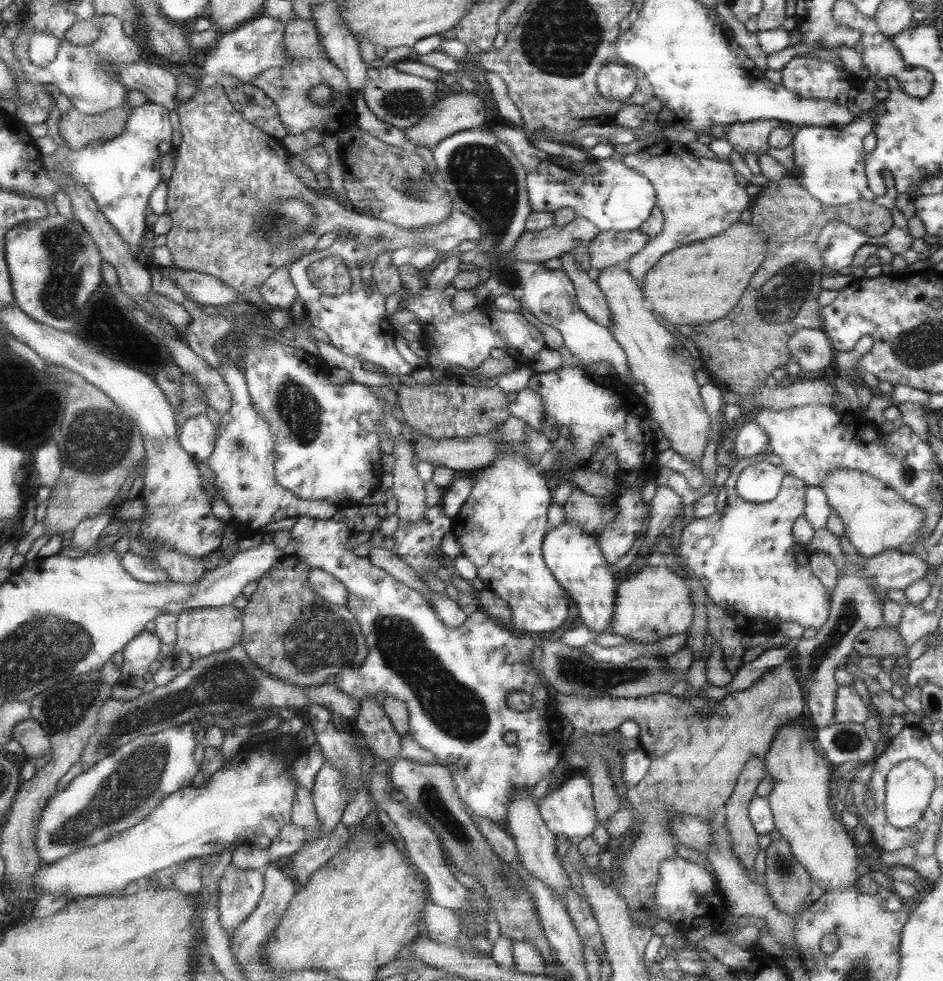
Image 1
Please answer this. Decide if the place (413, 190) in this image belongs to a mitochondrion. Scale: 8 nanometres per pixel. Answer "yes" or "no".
yes

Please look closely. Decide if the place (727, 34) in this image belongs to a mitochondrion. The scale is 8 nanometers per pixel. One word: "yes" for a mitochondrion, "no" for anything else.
no

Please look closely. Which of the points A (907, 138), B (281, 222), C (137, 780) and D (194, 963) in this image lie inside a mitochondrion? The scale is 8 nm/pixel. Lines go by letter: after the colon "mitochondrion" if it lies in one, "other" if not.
A: other
B: mitochondrion
C: mitochondrion
D: other

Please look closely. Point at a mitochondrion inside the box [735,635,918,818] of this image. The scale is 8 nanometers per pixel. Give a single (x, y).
(847, 740)

